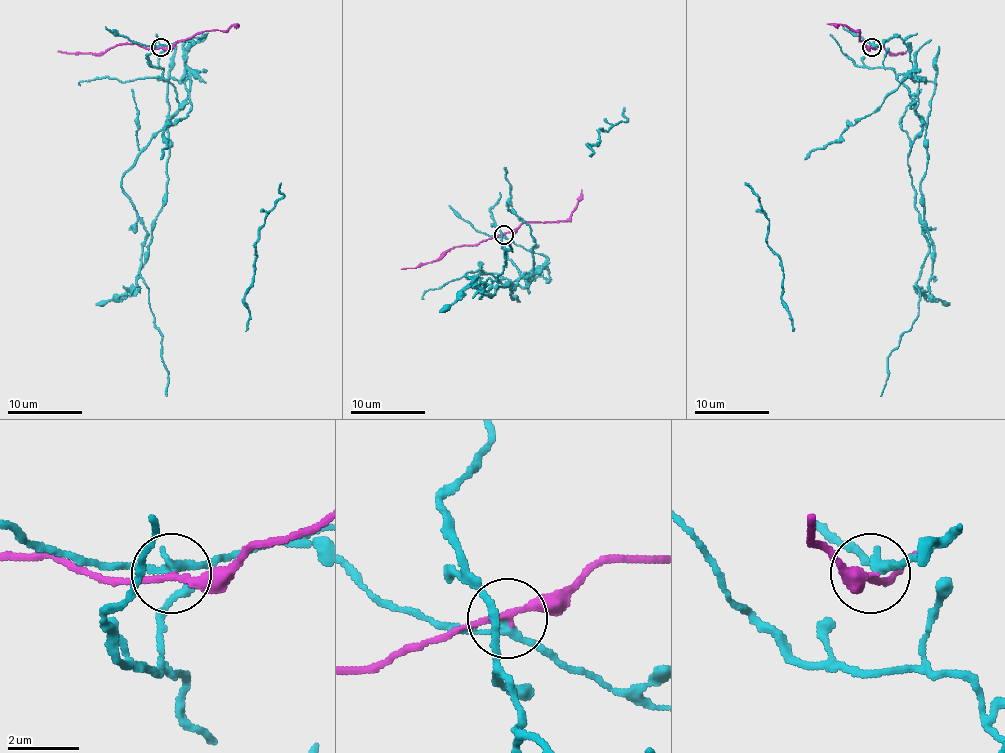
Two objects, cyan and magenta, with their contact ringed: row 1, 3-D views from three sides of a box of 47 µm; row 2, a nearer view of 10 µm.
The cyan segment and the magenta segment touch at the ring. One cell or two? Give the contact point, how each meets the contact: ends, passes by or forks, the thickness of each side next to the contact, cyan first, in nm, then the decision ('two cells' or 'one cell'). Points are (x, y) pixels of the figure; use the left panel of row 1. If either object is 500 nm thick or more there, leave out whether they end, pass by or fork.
(160, 47) | cyan passes by | magenta passes by | 200/180 nm | two cells

